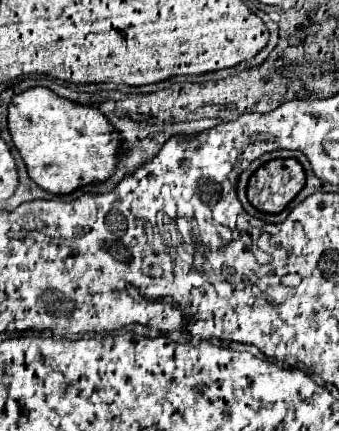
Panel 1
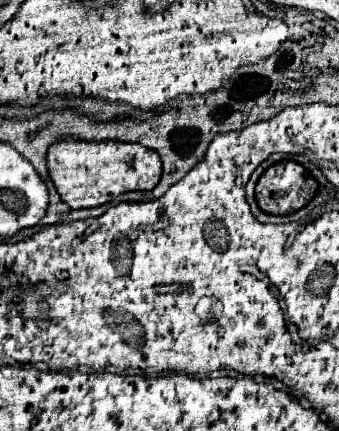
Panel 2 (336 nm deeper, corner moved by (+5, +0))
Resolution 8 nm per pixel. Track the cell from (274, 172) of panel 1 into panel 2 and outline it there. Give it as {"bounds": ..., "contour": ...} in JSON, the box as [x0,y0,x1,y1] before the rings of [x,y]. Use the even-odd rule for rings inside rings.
{"bounds":[255,161,319,215],"contour":[[[281,161],[269,167],[255,189],[257,203],[265,213],[287,215],[303,209],[317,193],[319,183],[295,161]]]}

